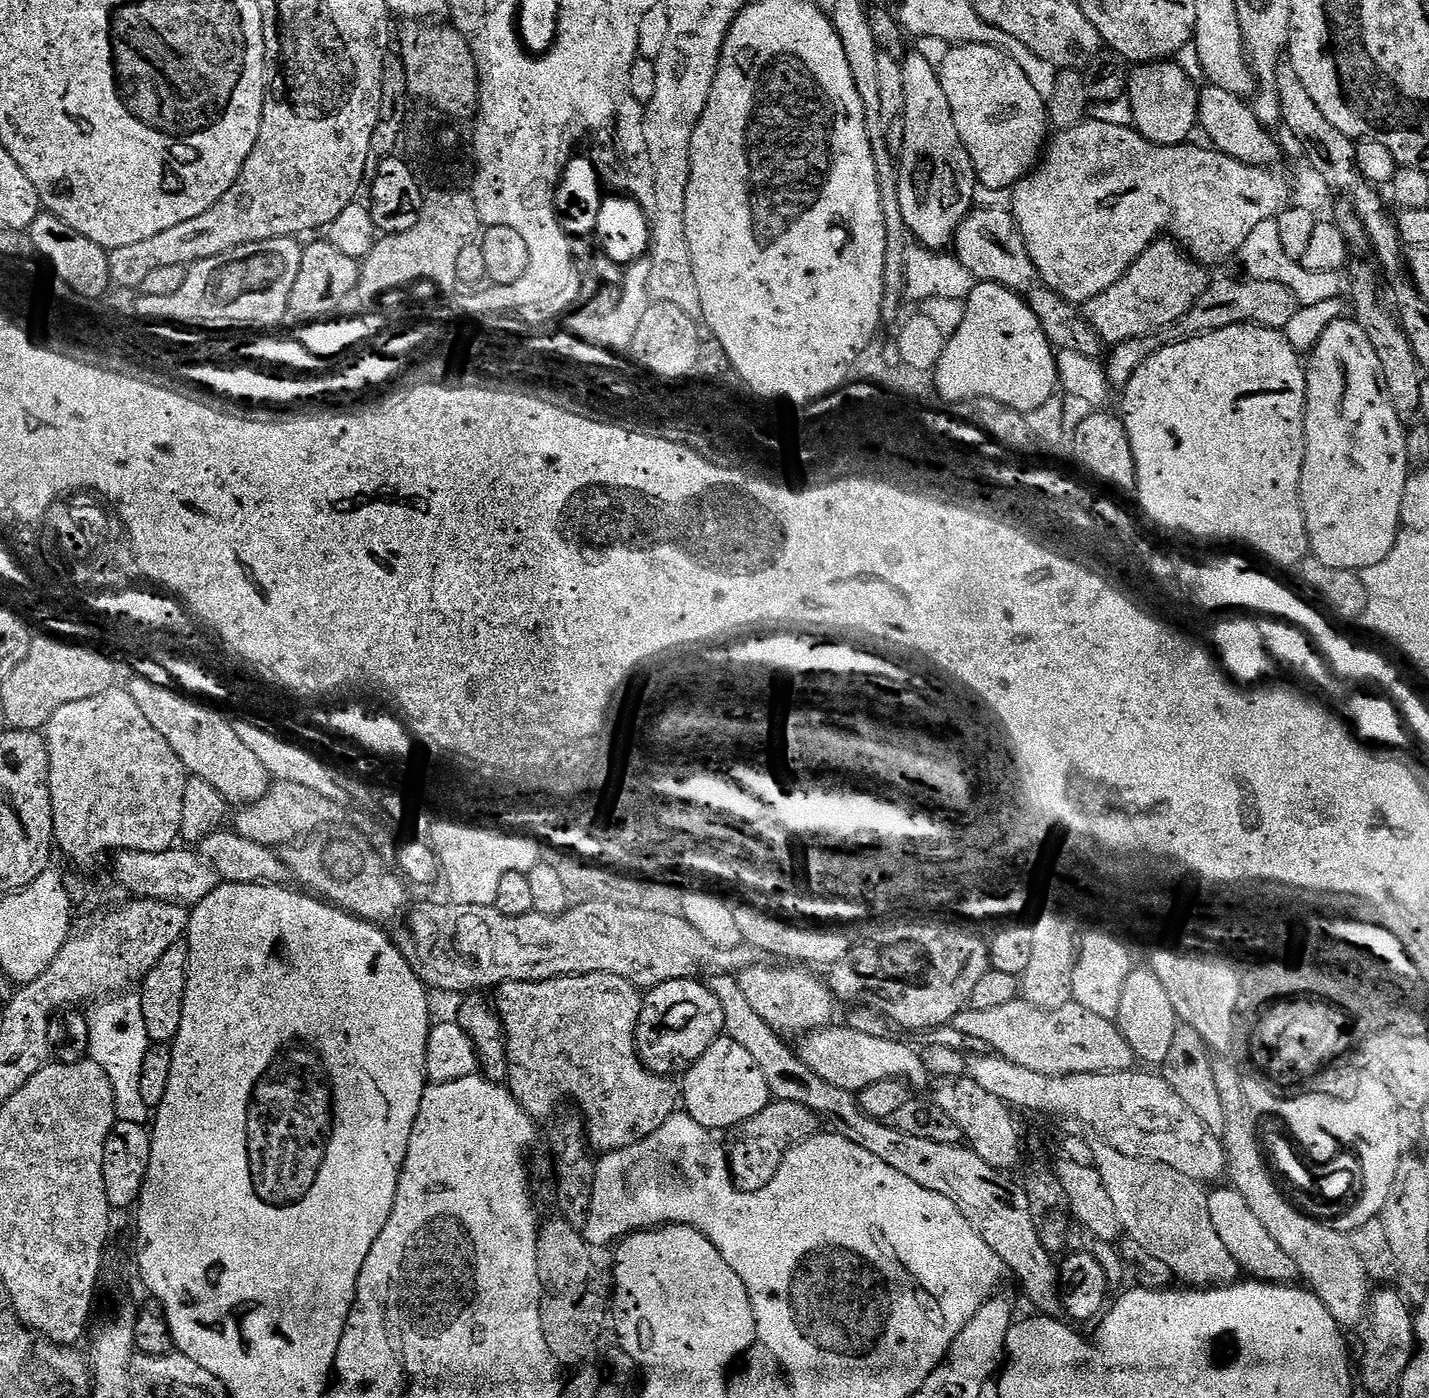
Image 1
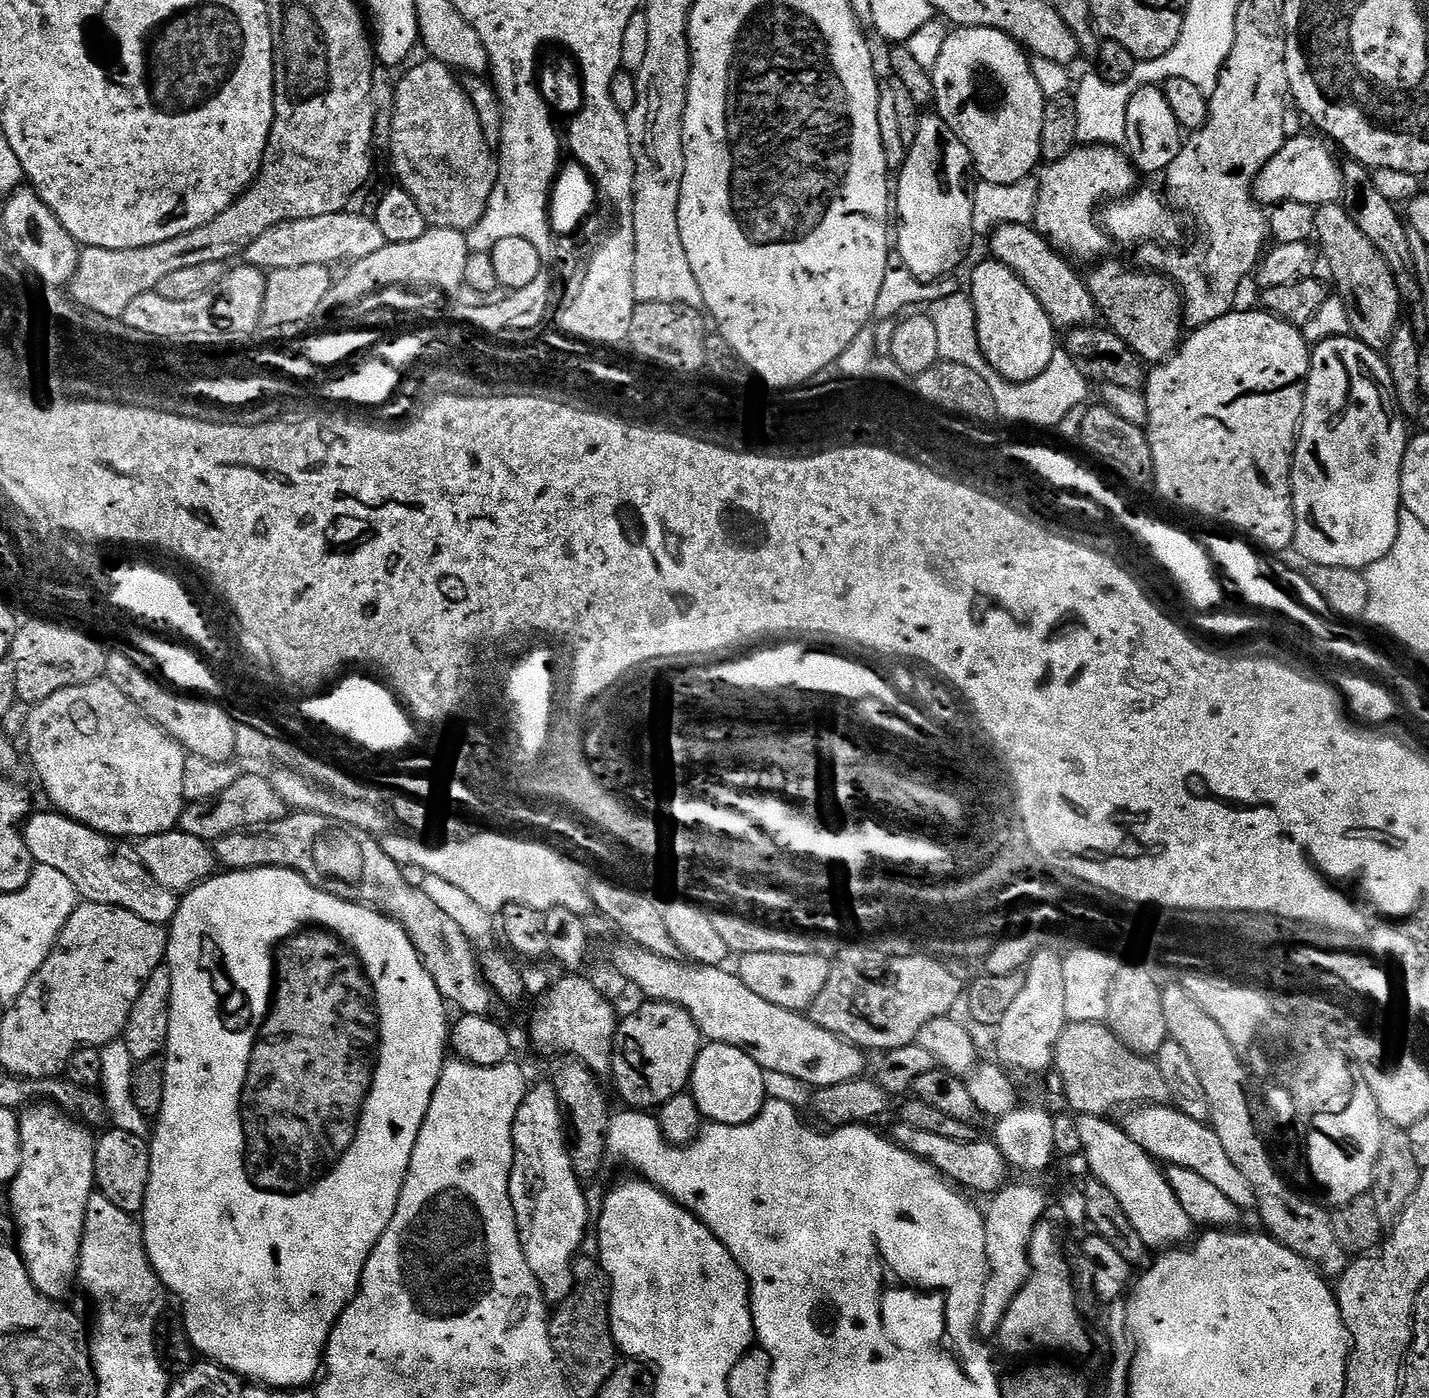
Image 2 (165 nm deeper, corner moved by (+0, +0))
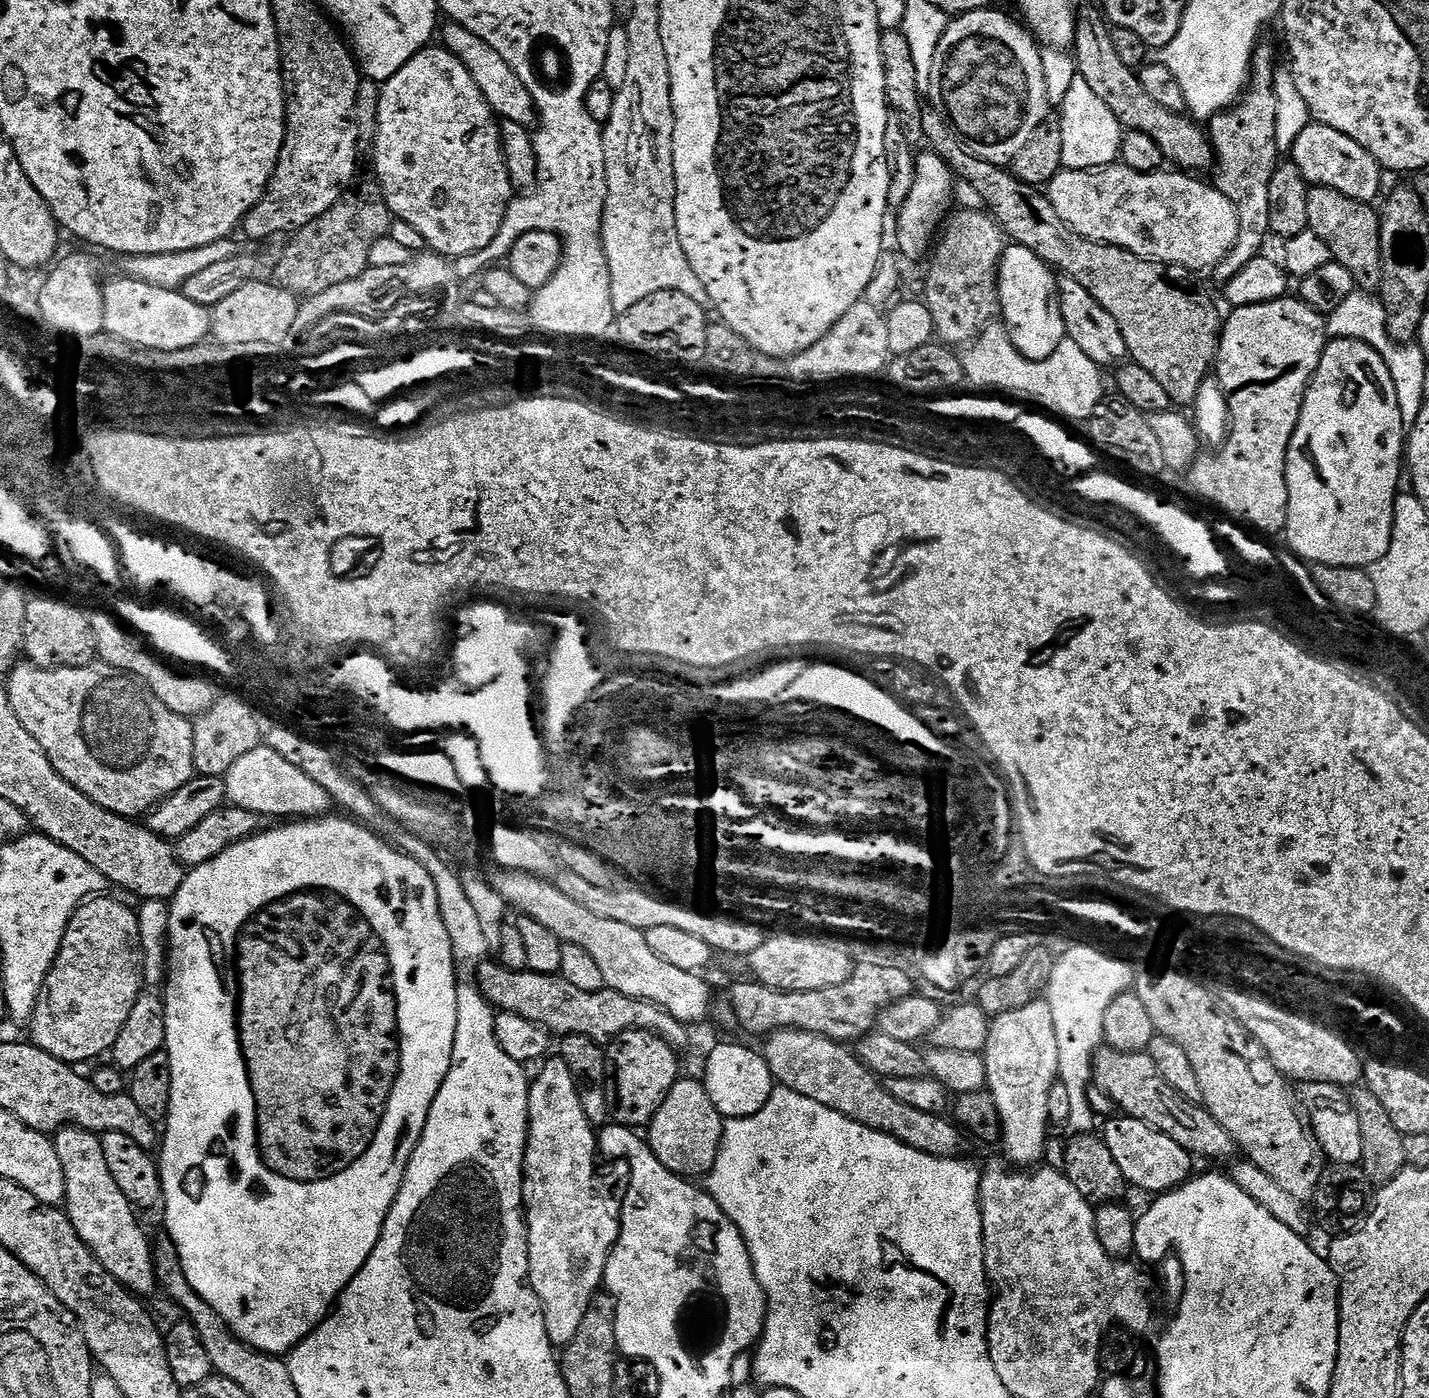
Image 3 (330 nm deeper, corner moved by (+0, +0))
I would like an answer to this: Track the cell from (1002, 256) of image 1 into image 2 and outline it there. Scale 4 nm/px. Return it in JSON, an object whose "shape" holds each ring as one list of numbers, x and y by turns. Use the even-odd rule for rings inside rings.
{"shape":[[1003,224,991,233,990,240,992,240,991,255,1002,261,1010,270,1014,270,1018,278,1022,278,1030,294,1038,298,1050,322,1057,329,1083,328,1095,321,1092,319,1098,316,1098,309,1085,277,1081,273,1079,276,1071,268,1073,265,1041,236,1035,227,1027,224]]}

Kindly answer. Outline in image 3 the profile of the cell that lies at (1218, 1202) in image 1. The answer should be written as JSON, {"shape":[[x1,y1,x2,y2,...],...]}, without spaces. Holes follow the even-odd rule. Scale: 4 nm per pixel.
{"shape":[[1123,1114,1117,1115,1117,1117,1117,1120,1112,1120,1105,1126,1104,1132,1102,1128,1102,1139,1106,1142,1110,1154,1114,1154,1114,1162,1118,1162,1118,1170,1122,1170,1125,1181,1131,1187,1133,1184,1134,1187,1141,1188,1144,1192,1163,1194,1171,1192,1173,1188,1183,1184,1193,1175,1193,1157,1189,1156,1186,1150,1182,1150,1182,1146,1178,1146,1178,1142,1174,1142,1174,1138,1146,1126,1146,1122,1138,1122,1134,1118]]}

